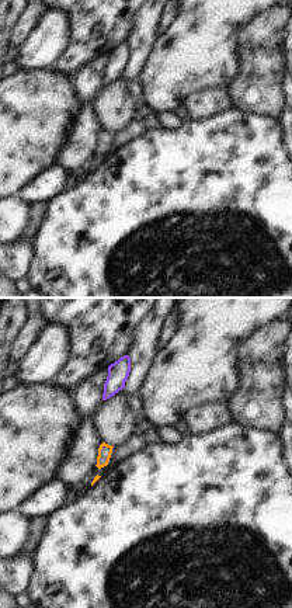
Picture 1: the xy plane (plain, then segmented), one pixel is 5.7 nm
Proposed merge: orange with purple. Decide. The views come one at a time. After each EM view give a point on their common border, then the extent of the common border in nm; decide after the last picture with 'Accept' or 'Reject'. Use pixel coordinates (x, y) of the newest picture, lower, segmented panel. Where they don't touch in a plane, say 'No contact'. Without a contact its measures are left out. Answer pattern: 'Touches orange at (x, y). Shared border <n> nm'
No contact.

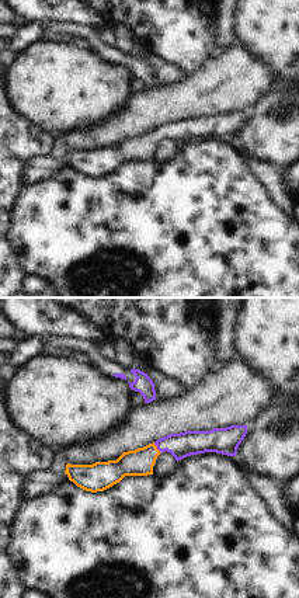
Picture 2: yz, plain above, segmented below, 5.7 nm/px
Touches orange at (156, 447). Shared border 70 nm.

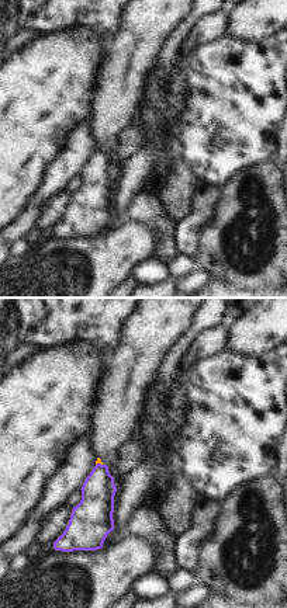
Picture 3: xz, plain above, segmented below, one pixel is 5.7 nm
Touches orange at (99, 462). Shared border 40 nm.

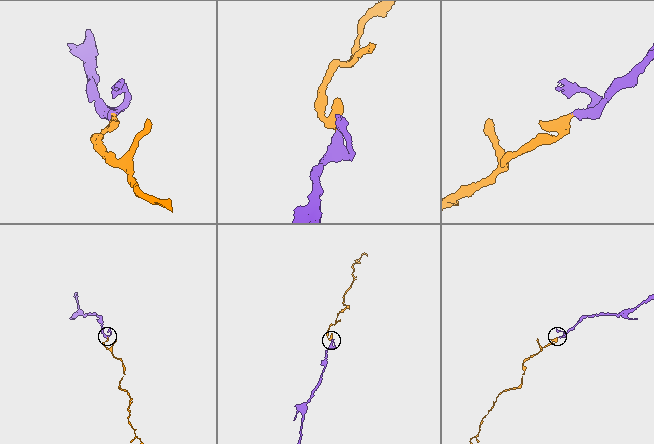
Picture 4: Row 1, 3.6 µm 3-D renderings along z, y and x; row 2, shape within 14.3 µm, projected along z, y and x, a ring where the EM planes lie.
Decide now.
Accept.

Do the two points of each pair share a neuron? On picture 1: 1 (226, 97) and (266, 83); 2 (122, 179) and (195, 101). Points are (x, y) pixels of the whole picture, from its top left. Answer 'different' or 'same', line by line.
1: different
2: different

